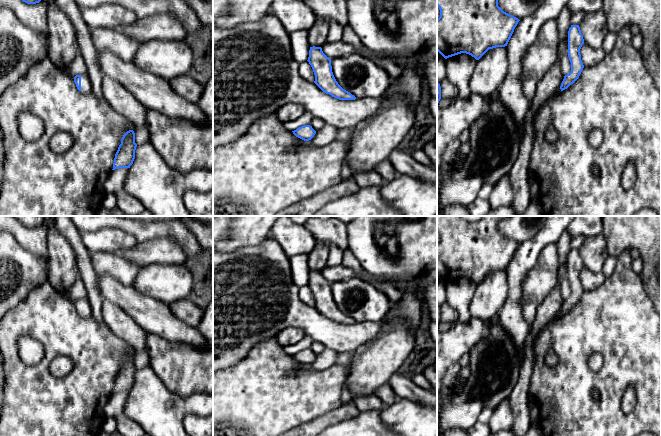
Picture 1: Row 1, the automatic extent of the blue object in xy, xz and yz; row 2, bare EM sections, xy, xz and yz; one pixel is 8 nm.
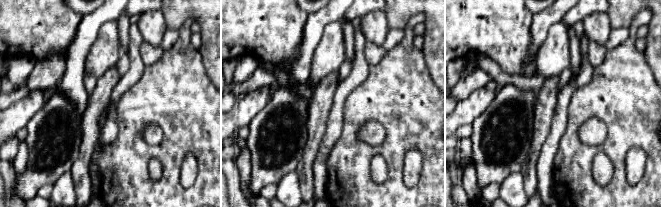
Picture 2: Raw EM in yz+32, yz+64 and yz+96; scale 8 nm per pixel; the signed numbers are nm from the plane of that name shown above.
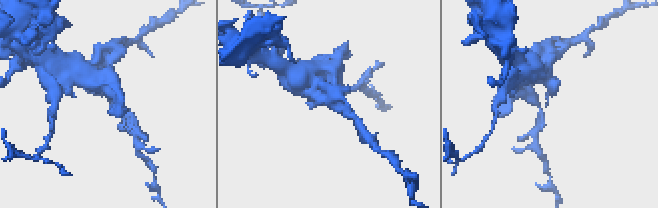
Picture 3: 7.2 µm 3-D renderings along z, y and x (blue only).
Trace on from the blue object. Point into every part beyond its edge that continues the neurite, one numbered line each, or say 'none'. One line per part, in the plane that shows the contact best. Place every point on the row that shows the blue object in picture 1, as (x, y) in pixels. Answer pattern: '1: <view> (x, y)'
1: xy (86, 88)

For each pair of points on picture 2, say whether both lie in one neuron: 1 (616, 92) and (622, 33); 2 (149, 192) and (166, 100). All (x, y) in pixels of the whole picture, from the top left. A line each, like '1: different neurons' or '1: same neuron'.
1: different neurons
2: same neuron

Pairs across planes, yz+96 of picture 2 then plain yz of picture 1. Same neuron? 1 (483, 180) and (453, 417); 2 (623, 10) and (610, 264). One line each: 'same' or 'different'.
1: same
2: different

